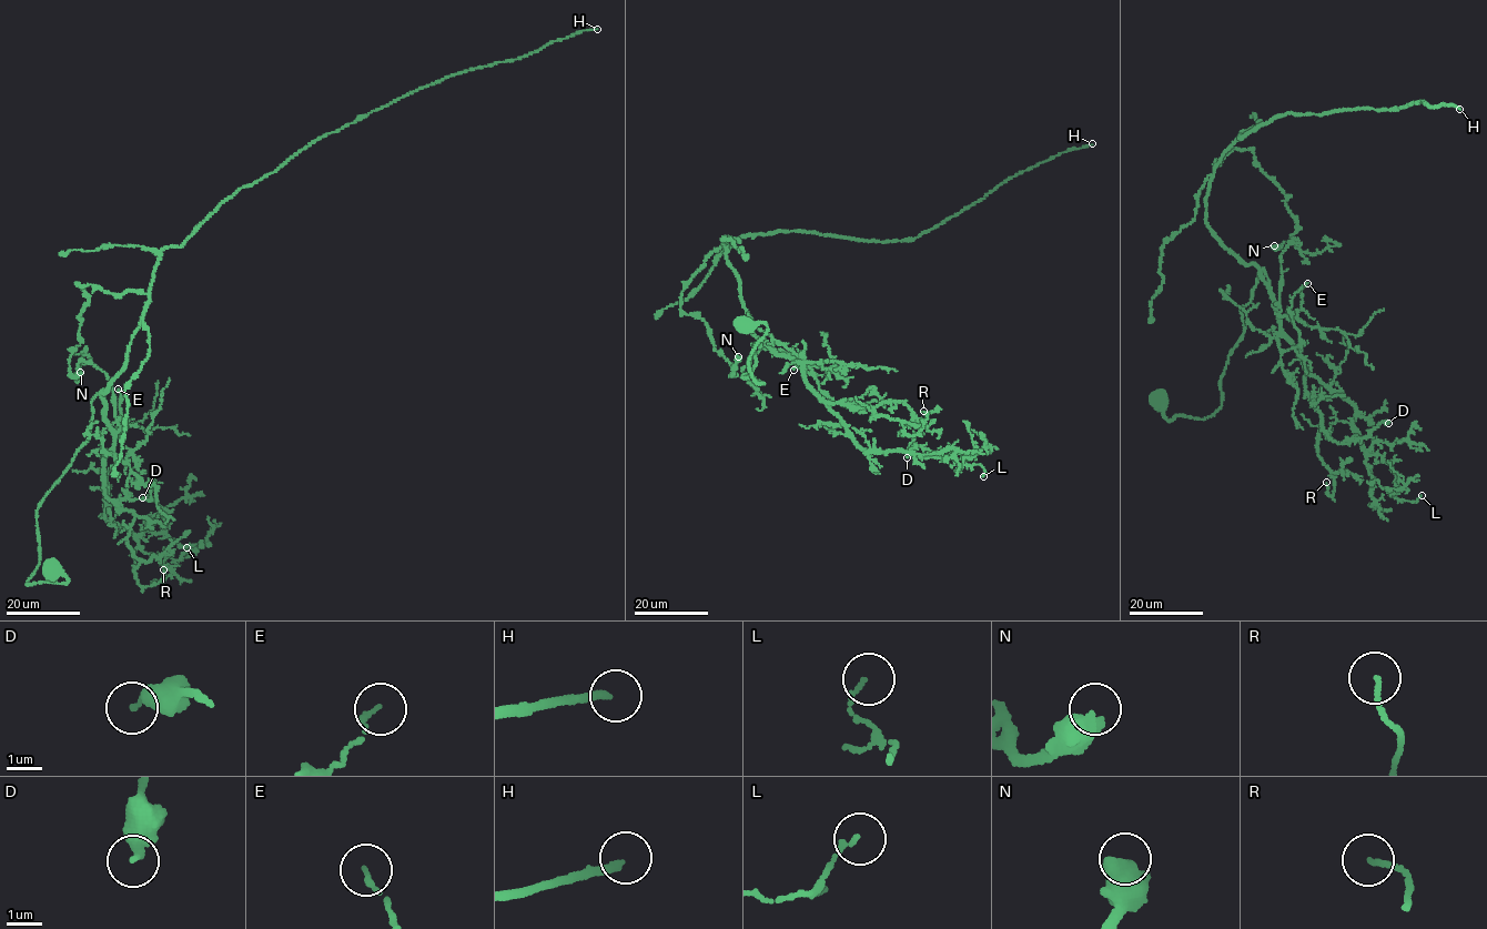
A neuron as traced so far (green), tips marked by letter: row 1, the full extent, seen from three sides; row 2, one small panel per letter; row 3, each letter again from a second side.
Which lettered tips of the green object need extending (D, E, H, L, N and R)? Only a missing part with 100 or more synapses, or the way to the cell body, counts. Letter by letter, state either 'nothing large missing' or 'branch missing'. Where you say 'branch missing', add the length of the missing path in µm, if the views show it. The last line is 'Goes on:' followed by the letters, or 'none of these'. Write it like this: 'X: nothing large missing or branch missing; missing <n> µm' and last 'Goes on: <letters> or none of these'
D: nothing large missing
E: nothing large missing
H: branch missing; missing 250 µm
L: nothing large missing
N: nothing large missing
R: nothing large missing
Goes on: H

